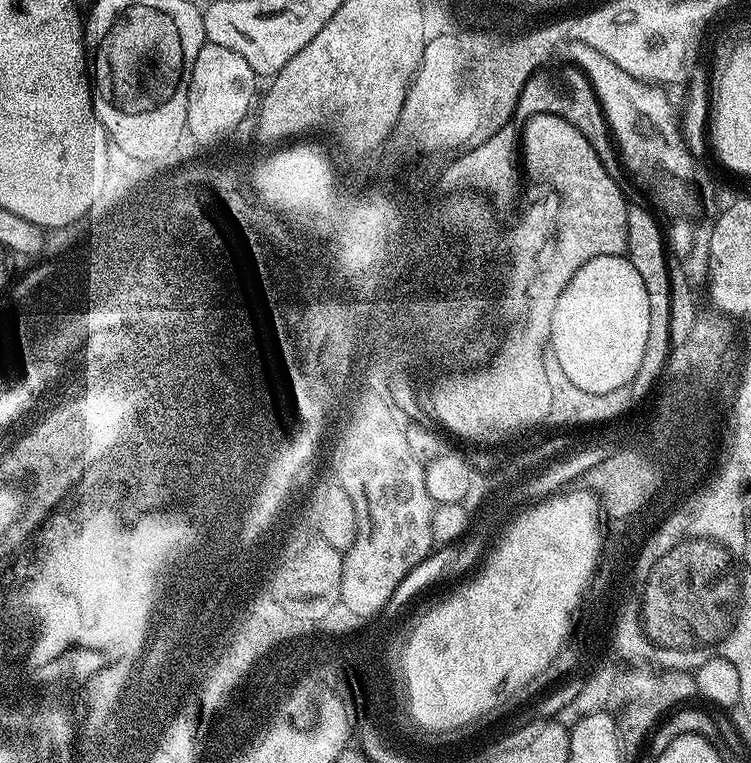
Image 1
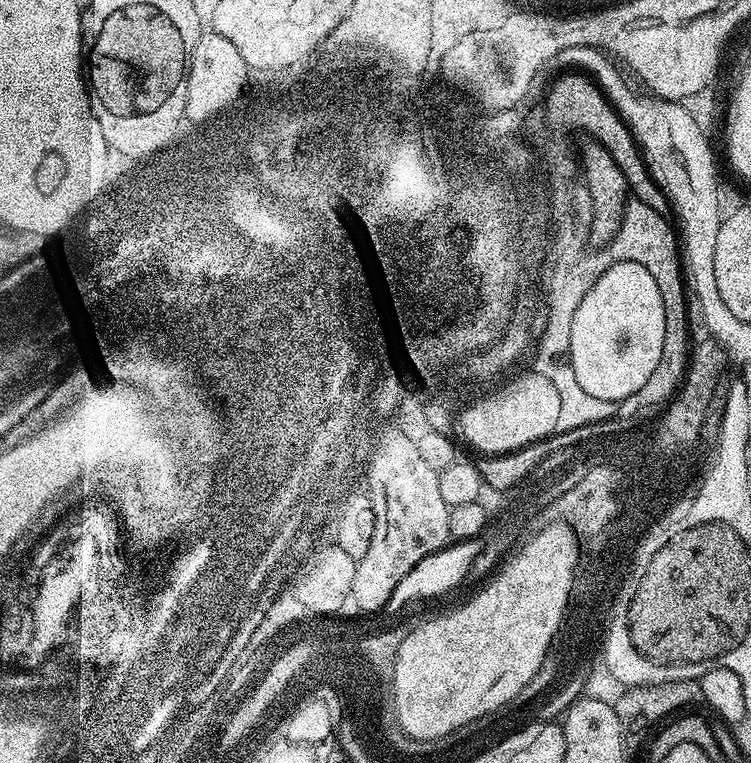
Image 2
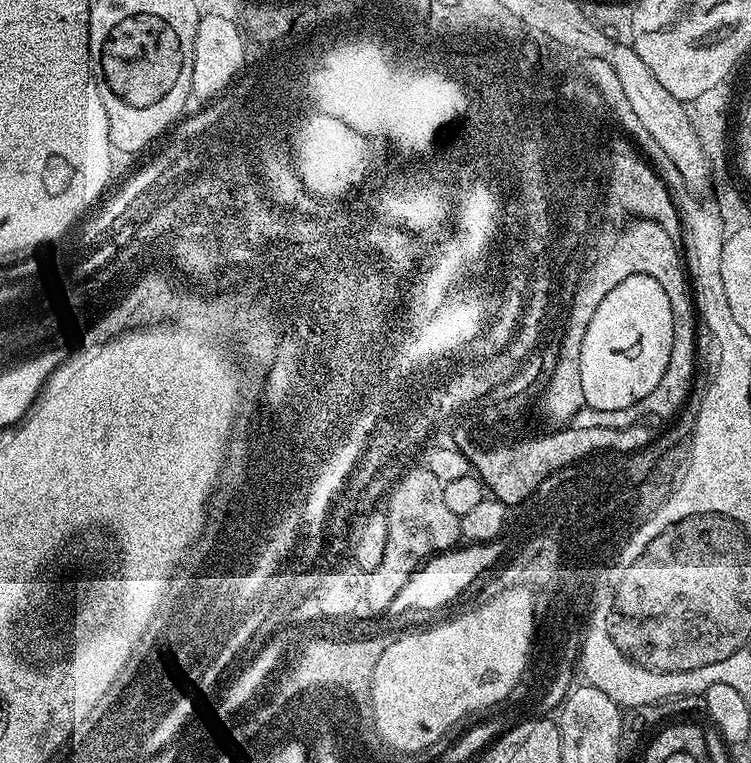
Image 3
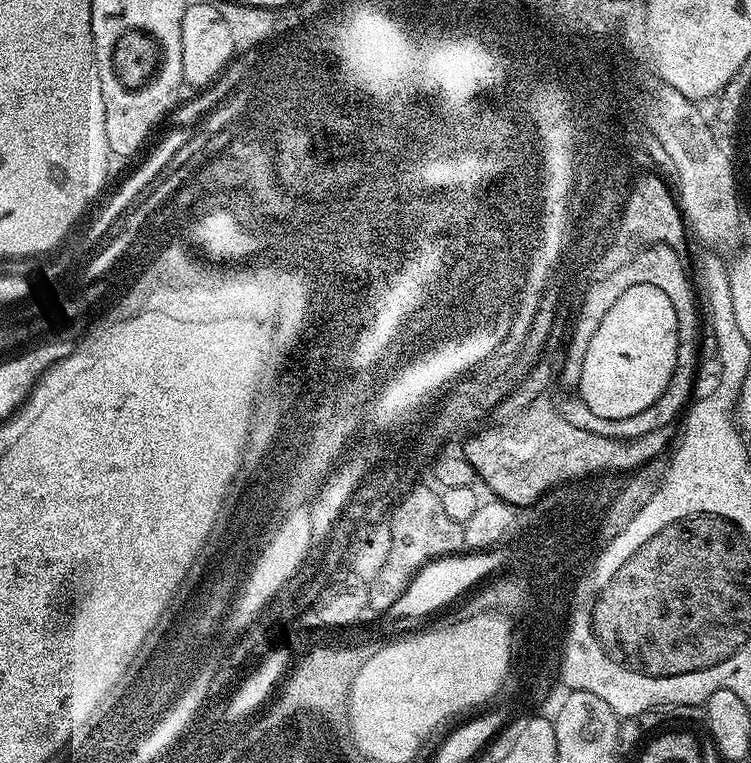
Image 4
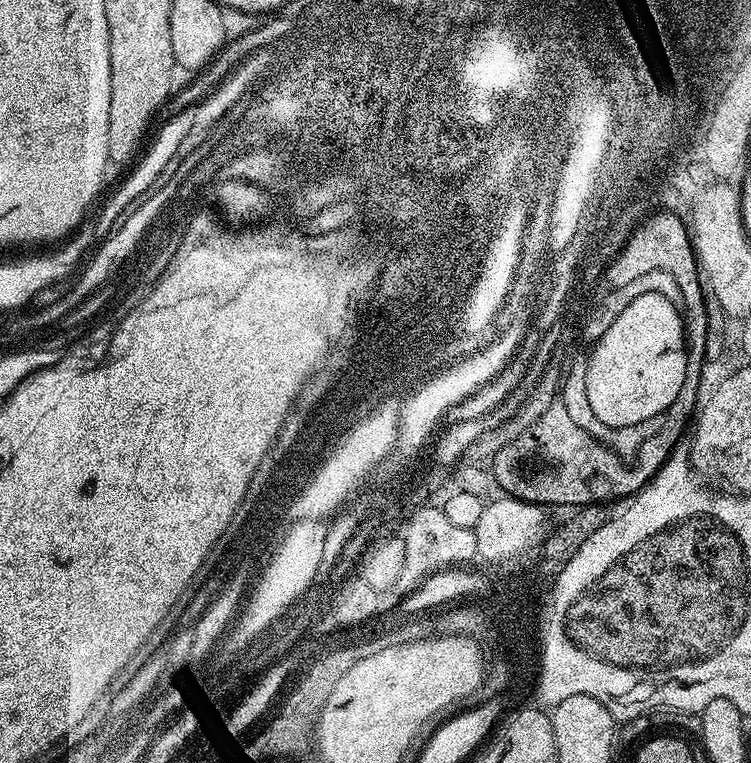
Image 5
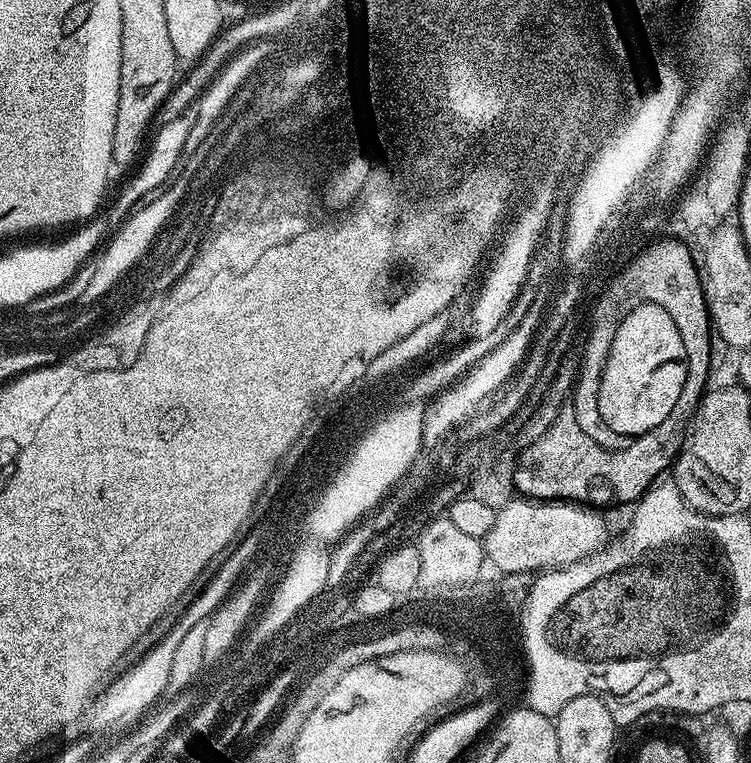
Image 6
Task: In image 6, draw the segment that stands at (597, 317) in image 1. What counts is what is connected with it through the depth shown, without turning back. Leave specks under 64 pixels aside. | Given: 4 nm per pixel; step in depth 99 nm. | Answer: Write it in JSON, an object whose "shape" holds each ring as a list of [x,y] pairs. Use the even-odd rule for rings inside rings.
{"shape":[[[640,302],[636,308],[630,310],[614,334],[597,390],[598,414],[602,414],[602,422],[606,422],[610,430],[629,438],[638,437],[646,430],[654,430],[654,426],[658,426],[658,422],[662,422],[662,418],[666,418],[666,414],[674,410],[674,402],[678,402],[682,382],[686,382],[685,354],[686,349],[678,328],[662,306]]]}

